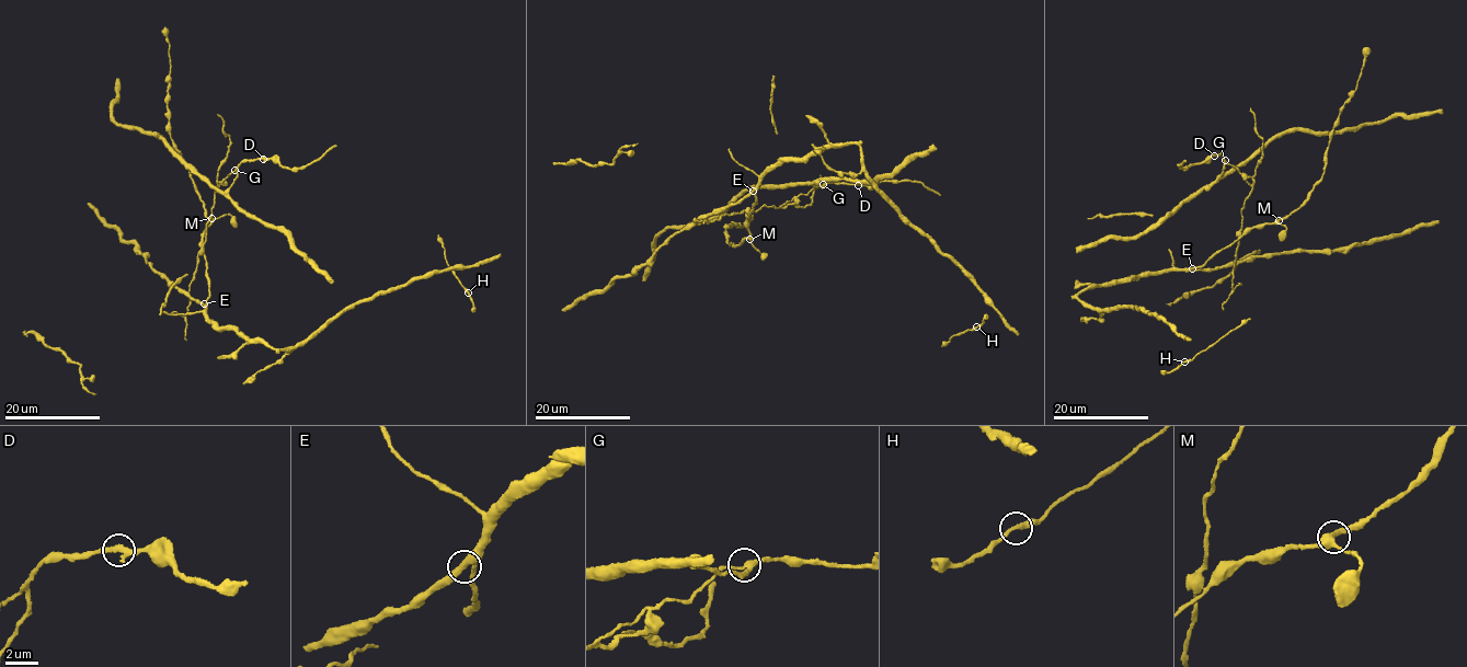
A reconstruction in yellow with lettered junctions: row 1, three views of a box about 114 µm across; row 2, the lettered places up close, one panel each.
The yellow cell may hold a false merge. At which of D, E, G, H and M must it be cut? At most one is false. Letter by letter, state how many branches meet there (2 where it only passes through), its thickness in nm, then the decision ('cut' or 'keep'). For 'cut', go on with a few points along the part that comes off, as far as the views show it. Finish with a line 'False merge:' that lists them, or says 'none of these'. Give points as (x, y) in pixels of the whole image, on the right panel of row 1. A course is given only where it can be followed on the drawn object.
D: 3 branches meet; 240 nm thick; keep
E: 3 branches meet; 320 nm thick; keep
G: 3 branches meet; 240 nm thick; cut; foreign part runs (1225, 161), (1245, 175), (1252, 192), (1241, 210), (1231, 294), (1222, 310)
H: 2 branches meet; 280 nm thick; keep
M: 3 branches meet; 360 nm thick; keep
False merge: G

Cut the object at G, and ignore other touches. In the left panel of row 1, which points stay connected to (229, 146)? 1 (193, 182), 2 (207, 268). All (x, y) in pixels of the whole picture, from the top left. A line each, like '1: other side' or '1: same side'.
1: other side
2: other side

